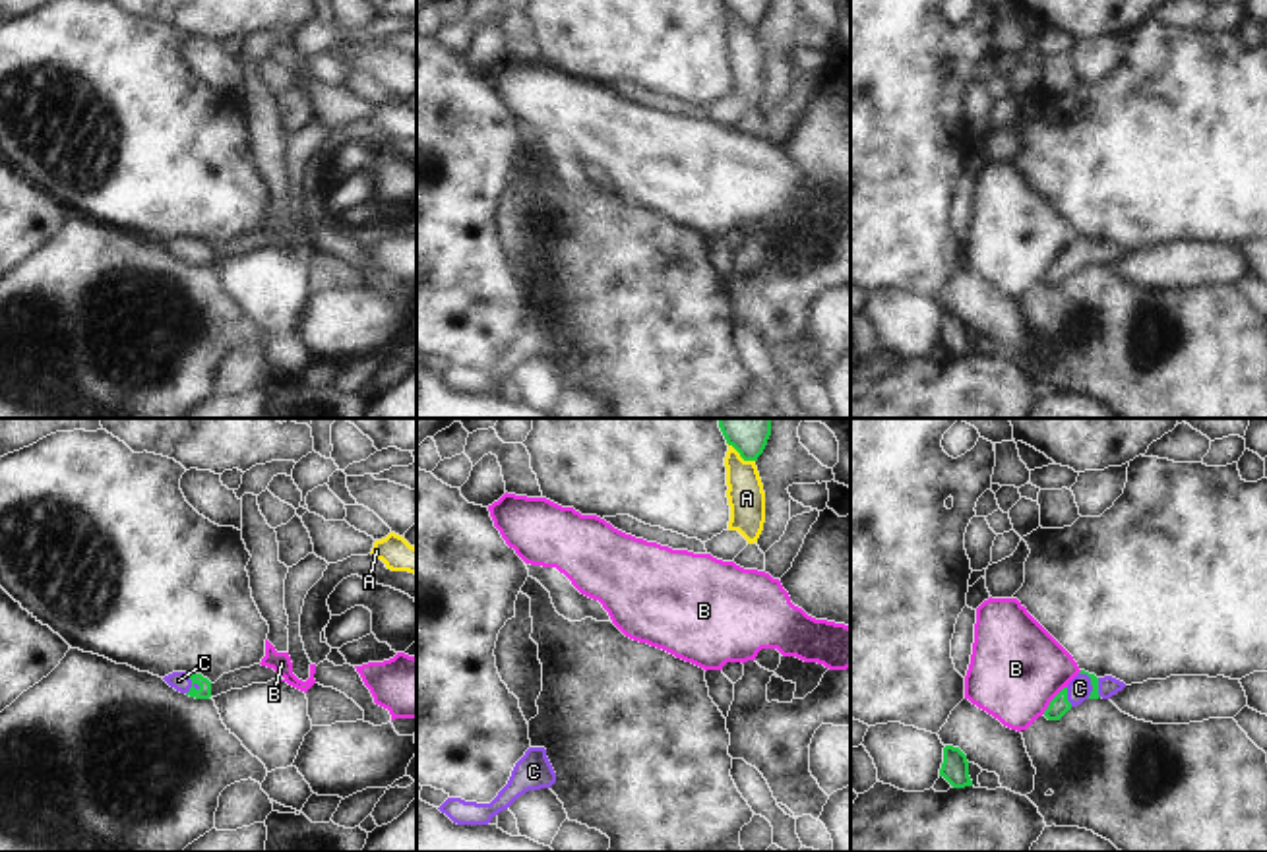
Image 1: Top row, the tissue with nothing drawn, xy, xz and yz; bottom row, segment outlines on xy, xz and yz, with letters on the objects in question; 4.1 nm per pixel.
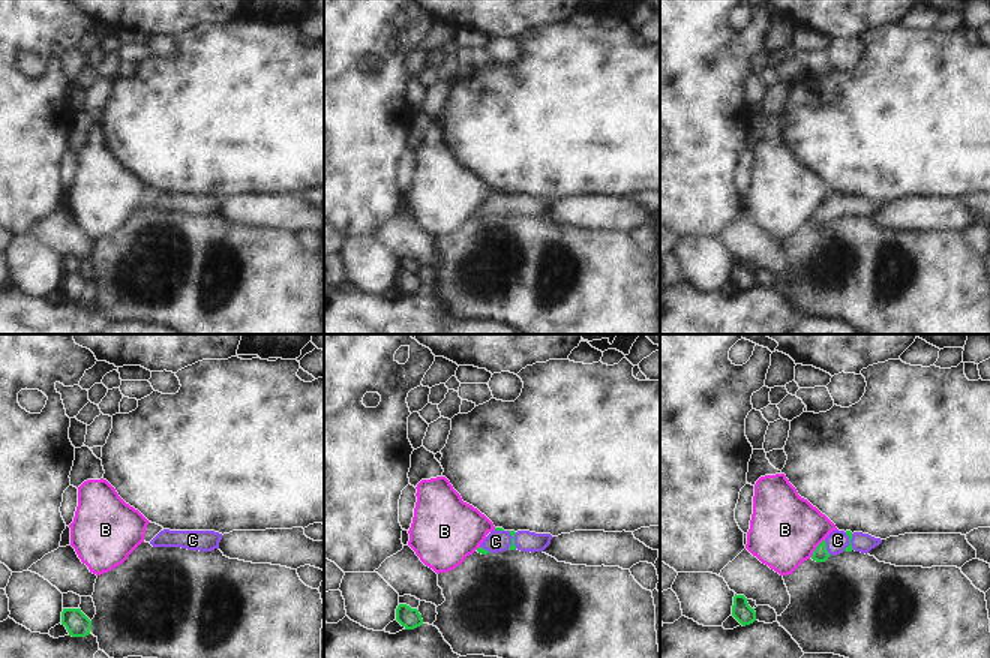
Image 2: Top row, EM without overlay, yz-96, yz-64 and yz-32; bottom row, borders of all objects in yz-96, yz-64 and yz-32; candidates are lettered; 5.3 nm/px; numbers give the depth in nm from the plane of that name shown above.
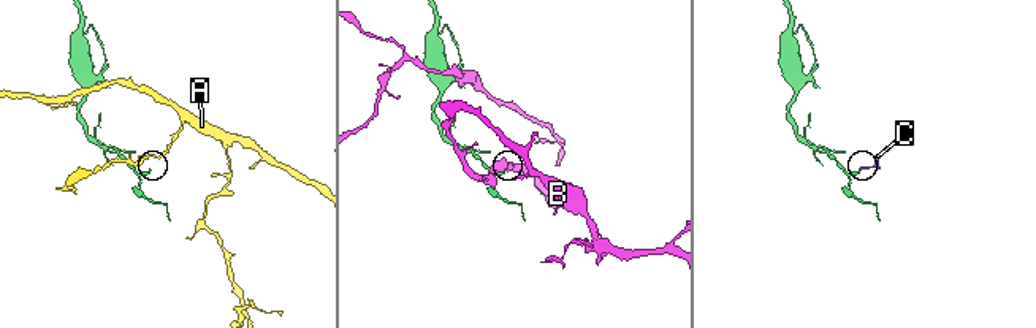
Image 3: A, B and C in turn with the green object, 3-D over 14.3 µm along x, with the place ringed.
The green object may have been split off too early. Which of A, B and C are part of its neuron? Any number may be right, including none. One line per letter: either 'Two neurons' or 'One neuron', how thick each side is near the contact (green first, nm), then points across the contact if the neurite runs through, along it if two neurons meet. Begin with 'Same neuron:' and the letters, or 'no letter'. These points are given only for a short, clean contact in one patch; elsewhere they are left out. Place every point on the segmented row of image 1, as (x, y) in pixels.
Same neuron: C
A: Two neurons. Thickness 220 nm (green) against 160 nm. Boundary: xz (727, 442), (744, 459), (754, 461)
B: Two neurons. Thickness 80 nm (green) against 380 nm
C: One neuron. Thickness 60 nm (green) against 80 nm. Path across: xy (204, 692), (192, 682), (179, 680)

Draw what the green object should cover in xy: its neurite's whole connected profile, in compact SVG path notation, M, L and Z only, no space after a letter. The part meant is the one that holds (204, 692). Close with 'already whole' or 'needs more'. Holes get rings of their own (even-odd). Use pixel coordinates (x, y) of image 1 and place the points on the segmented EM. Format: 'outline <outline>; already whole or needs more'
outline M172 672L163 678L170 687L196 699L211 697L211 682L201 674Z; needs more

